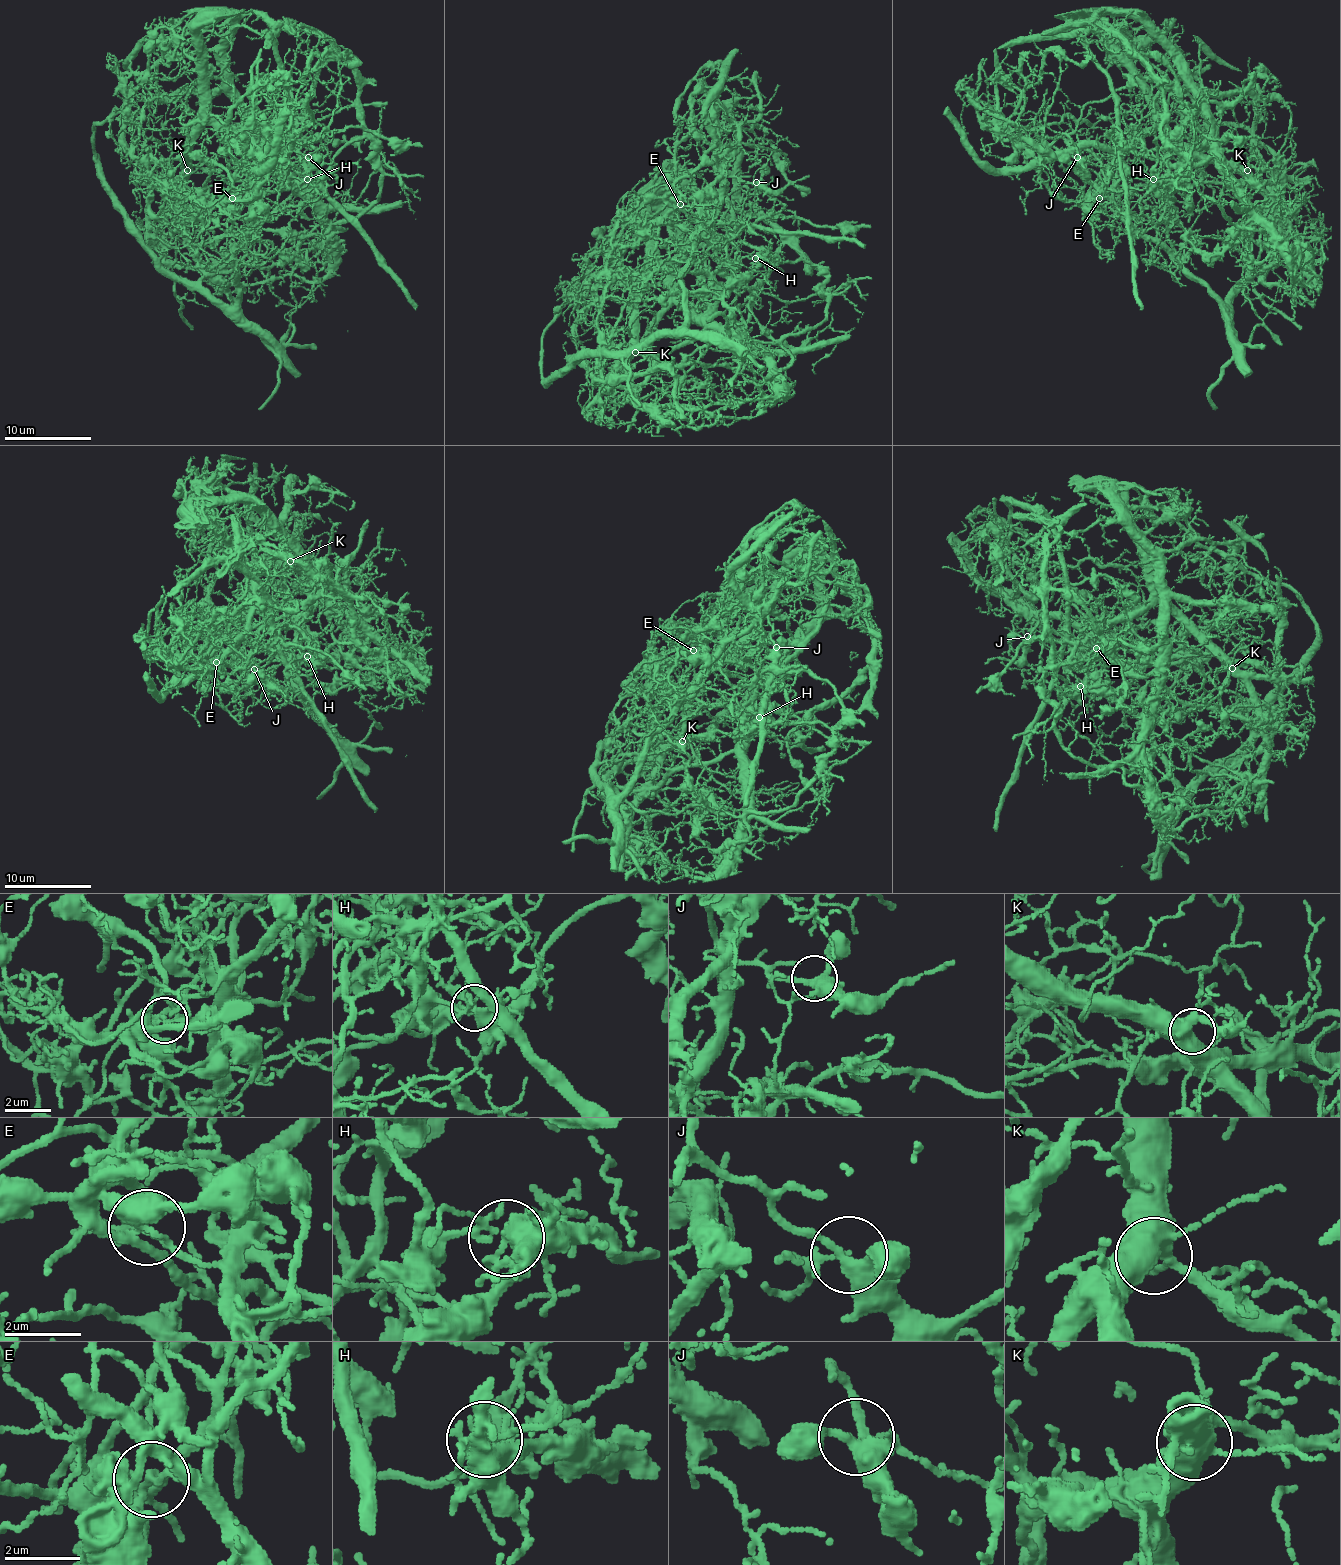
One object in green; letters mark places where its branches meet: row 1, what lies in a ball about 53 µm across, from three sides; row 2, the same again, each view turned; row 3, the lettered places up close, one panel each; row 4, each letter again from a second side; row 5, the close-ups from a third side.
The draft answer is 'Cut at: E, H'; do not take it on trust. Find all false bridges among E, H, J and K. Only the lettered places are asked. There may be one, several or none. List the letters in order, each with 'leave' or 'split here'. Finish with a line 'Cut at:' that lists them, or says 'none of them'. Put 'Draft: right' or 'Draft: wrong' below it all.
E: split here
H: split here
J: leave
K: leave
Cut at: E, H
Draft: right

